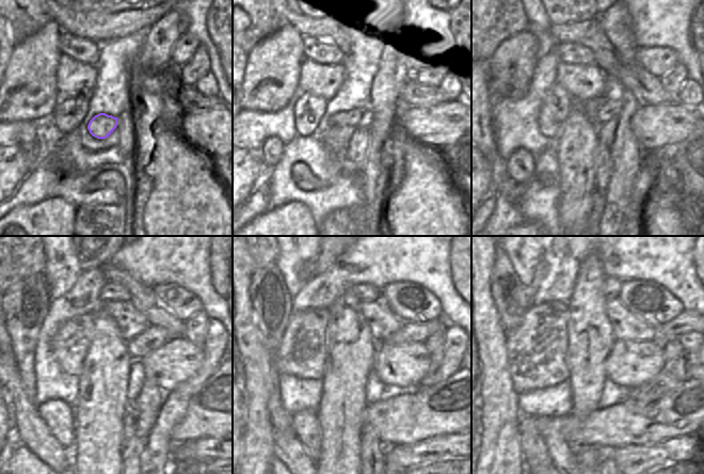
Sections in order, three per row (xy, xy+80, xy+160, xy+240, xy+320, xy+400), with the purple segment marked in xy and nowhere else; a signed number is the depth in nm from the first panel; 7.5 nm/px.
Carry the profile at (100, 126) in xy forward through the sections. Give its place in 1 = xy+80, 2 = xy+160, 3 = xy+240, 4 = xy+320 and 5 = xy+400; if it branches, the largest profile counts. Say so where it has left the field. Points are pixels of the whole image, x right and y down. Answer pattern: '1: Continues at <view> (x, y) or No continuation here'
1: Continues at xy+80 (353, 117)
2: Continues at xy+160 (610, 109)
3: Continues at xy+240 (154, 337)
4: Continues at xy+320 (410, 332)
5: Continues at xy+400 (687, 321)

